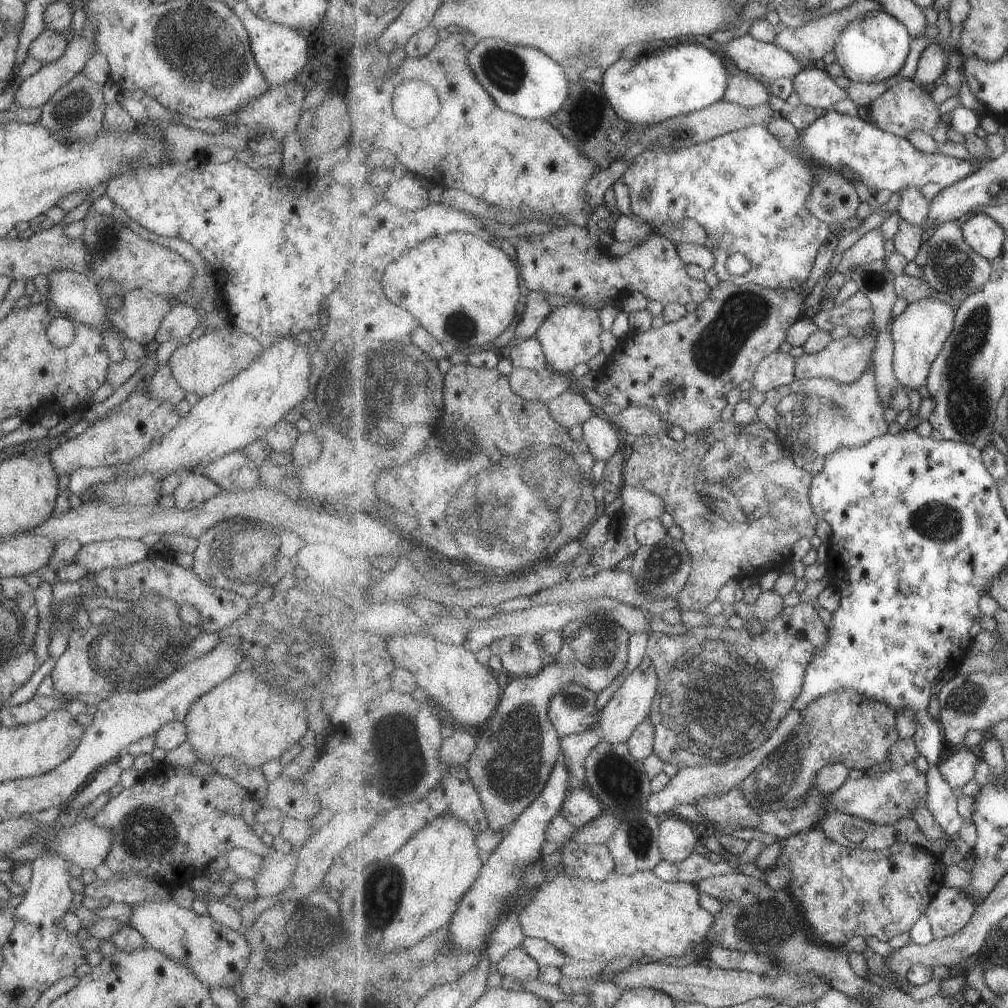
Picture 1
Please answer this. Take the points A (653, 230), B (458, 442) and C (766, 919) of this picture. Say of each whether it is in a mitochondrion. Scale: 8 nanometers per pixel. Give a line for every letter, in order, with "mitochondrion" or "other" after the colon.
A: other
B: mitochondrion
C: mitochondrion

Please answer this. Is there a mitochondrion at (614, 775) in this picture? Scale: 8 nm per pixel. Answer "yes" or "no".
yes

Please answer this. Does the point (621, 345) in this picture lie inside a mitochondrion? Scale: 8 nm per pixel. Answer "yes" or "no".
no

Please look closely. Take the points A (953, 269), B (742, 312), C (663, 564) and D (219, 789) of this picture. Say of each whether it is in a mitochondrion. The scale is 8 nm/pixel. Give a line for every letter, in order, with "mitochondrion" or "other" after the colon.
A: mitochondrion
B: mitochondrion
C: mitochondrion
D: other

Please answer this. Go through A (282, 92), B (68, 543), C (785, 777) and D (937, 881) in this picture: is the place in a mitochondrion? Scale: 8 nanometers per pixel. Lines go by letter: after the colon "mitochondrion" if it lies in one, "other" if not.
A: other
B: other
C: mitochondrion
D: other

